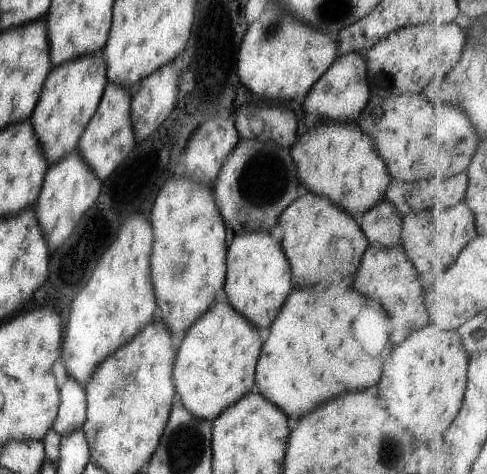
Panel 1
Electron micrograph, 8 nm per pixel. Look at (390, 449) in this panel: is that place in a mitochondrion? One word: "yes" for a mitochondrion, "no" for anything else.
yes

